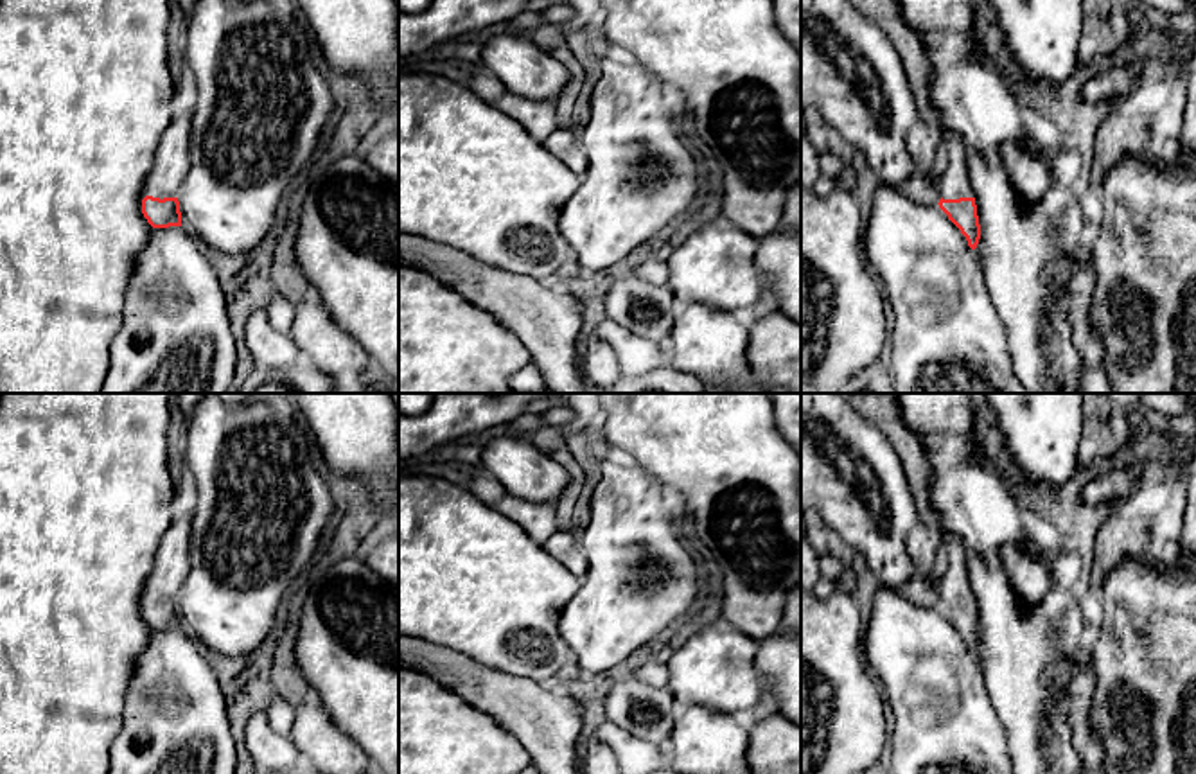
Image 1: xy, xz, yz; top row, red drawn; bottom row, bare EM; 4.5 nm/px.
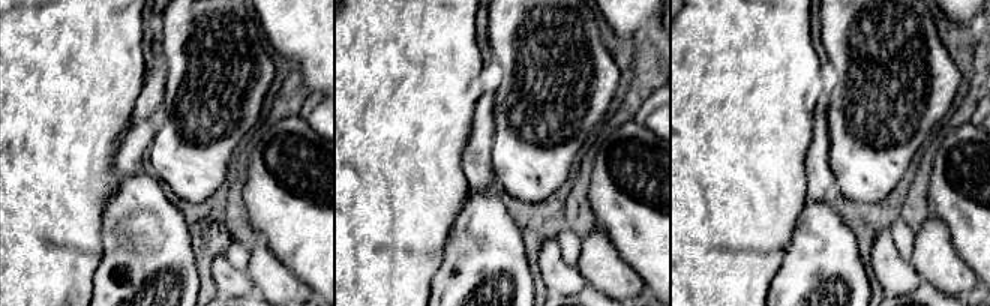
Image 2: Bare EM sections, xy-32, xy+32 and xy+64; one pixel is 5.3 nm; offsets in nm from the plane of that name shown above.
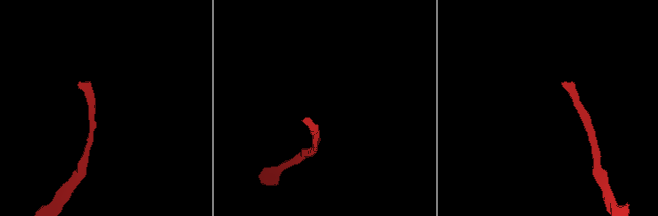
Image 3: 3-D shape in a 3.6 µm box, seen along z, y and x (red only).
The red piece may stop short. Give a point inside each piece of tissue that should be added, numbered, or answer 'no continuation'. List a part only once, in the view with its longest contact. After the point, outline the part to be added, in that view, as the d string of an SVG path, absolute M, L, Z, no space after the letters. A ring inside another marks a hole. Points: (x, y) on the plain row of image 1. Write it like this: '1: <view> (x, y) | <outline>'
1: yz (954, 586) | M939 526L943 546L948 553L948 569L939 582L939 596L943 602L973 600L964 548L957 537Z

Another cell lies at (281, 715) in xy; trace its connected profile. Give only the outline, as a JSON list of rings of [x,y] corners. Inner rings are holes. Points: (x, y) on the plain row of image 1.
[[[277,693],[271,695],[266,718],[269,726],[282,736],[289,736],[295,724],[295,708]]]

